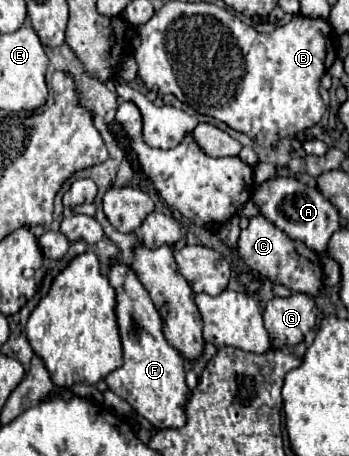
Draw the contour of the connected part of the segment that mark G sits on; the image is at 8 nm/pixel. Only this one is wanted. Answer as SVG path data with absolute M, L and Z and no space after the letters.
M292 294L290 298L272 298L264 308L264 326L272 346L294 346L316 324L316 304L308 294Z

